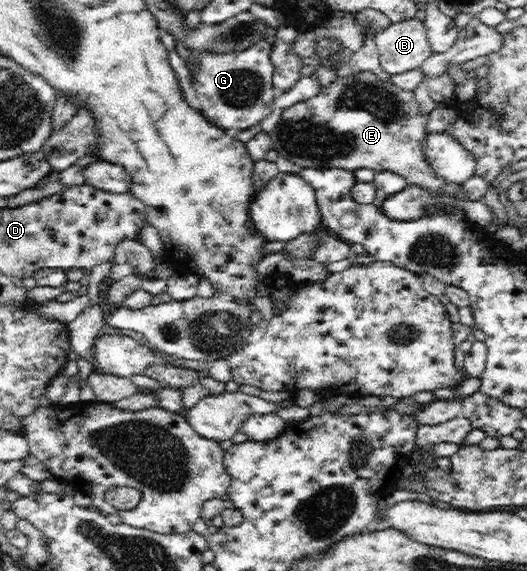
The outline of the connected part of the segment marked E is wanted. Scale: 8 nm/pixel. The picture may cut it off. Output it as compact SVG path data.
M360 71L348 77L341 77L327 88L320 88L317 96L287 107L281 120L269 134L271 148L305 168L311 166L323 168L344 168L350 171L361 168L377 172L393 172L405 177L410 185L419 185L429 189L439 189L445 193L457 193L460 198L460 186L448 184L436 178L429 168L420 149L421 141L427 136L424 131L427 116L421 116L414 92L403 90L393 82L385 82L371 71Z

